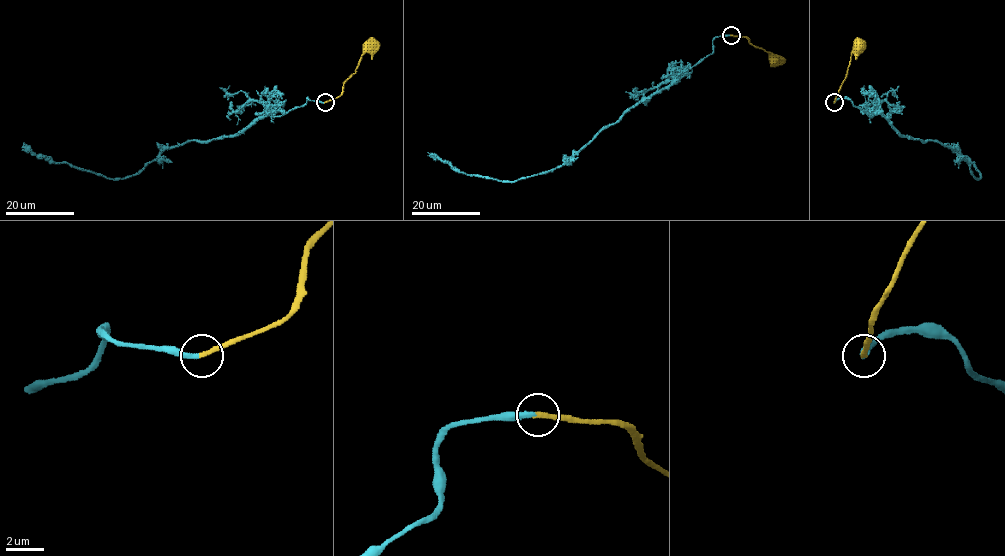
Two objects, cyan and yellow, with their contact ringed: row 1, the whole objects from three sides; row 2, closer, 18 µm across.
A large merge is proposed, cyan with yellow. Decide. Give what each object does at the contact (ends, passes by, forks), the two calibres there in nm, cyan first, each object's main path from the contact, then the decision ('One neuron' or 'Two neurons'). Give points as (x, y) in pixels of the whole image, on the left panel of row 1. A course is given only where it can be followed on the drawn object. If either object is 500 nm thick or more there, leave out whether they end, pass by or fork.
At the ring cyan ends. At the ring yellow ends. Thickness 280 nm (cyan) against 280 nm. Course of cyan: (325, 102), (307, 98), (231, 136), (166, 148), (122, 178), (49, 161), (23, 142). Course of yellow: (325, 102), (339, 95), (370, 44). One neuron

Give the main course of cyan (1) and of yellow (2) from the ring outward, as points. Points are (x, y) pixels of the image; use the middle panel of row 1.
1: (731, 35), (716, 36), (710, 54), (606, 125), (557, 167), (503, 181), (458, 173), (429, 155)
2: (731, 35), (745, 36), (750, 42), (769, 52), (776, 60)

